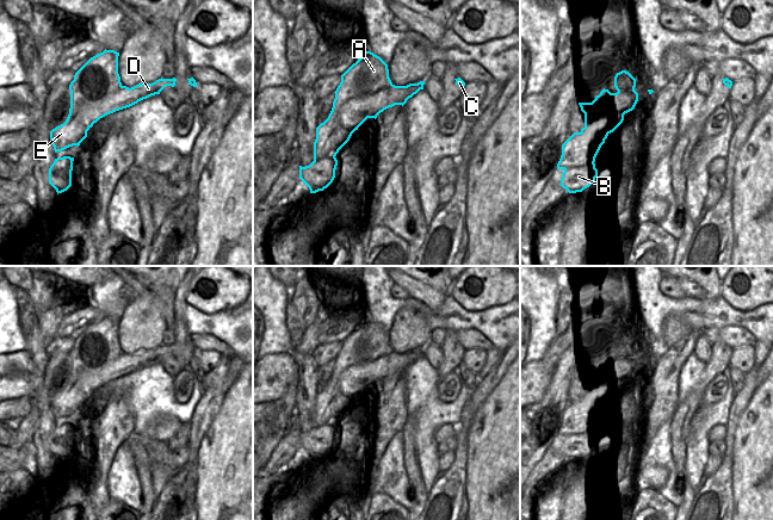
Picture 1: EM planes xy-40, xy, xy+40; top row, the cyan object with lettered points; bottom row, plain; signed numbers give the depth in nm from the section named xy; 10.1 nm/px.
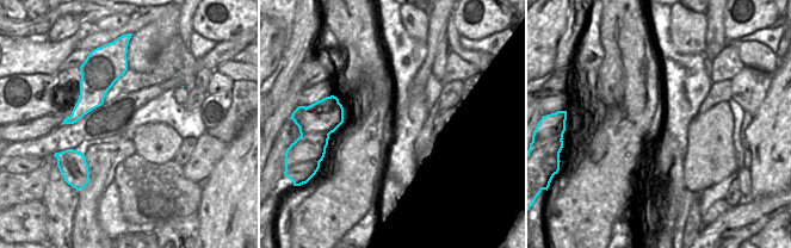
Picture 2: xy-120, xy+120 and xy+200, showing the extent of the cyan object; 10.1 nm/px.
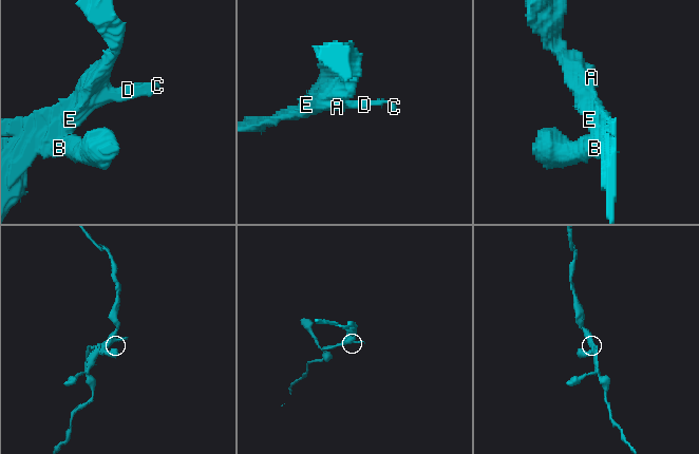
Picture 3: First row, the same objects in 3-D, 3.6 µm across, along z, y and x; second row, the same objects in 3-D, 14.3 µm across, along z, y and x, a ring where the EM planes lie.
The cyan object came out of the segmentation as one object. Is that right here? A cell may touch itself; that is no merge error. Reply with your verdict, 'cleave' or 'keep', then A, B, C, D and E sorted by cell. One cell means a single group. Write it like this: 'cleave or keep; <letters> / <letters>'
cleave; A B E / C D

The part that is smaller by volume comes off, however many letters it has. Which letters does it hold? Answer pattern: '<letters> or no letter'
C, D

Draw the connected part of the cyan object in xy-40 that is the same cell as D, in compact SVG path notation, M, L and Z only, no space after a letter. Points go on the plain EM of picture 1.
M159 346L153 351L138 351L131 355L122 353L112 363L99 369L93 369L89 365L76 367L73 372L73 379L67 384L66 400L79 401L84 407L87 404L87 398L100 385L116 378L130 374L138 369L151 363L160 361L167 353L175 353L177 346Z

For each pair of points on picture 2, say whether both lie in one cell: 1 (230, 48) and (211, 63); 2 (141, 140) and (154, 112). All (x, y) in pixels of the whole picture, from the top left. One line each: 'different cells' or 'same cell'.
1: same cell
2: different cells

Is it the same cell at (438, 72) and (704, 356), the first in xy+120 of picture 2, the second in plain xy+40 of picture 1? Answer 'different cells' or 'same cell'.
same cell

